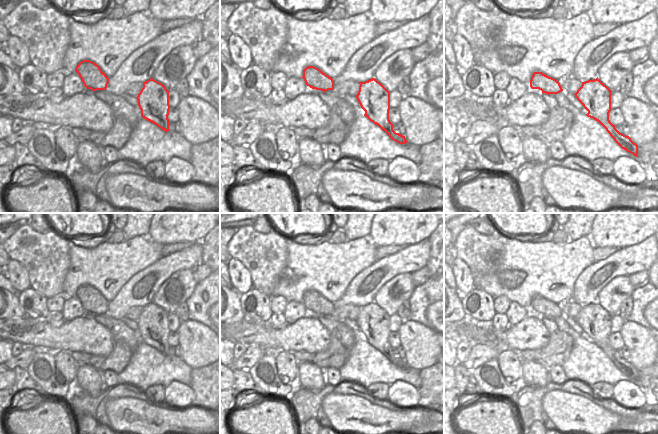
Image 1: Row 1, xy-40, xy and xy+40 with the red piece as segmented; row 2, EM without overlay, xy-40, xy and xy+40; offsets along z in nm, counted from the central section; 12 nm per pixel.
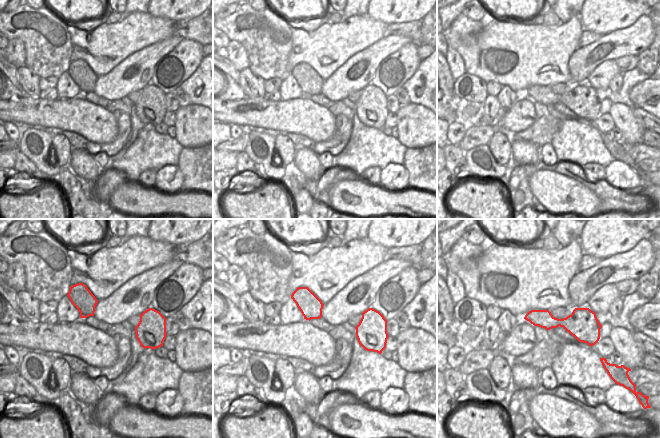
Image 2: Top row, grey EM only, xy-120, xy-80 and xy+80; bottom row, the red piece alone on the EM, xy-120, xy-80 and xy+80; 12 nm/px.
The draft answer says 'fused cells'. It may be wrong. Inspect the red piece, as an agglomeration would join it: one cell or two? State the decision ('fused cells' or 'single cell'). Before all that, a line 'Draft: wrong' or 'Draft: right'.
Draft: wrong
single cell

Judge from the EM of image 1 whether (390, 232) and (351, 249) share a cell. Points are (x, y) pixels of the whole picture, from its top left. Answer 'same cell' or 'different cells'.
different cells

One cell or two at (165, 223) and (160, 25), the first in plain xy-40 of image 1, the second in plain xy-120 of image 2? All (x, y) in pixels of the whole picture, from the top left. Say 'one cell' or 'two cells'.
two cells

